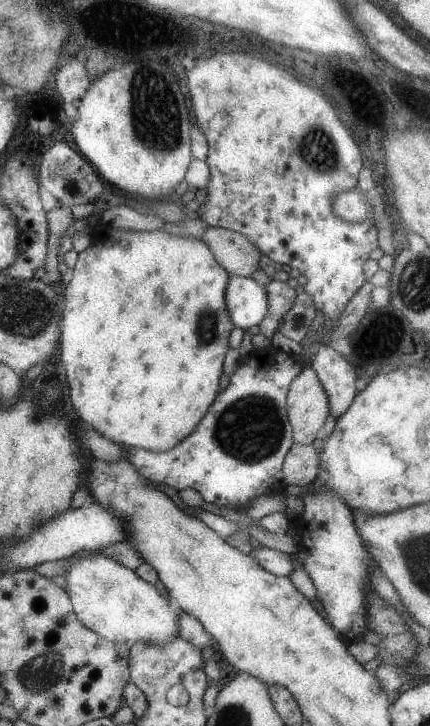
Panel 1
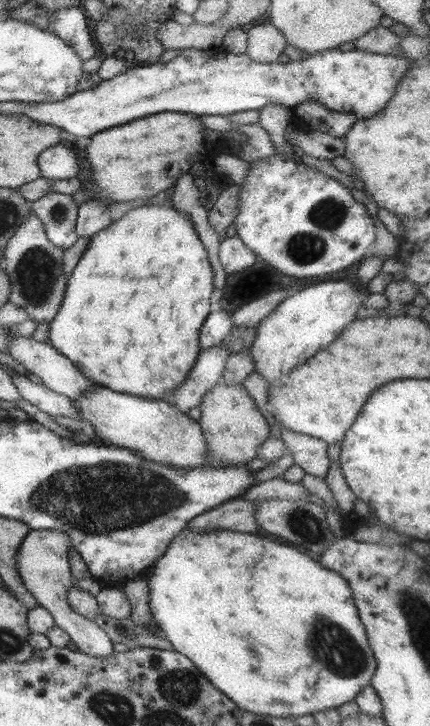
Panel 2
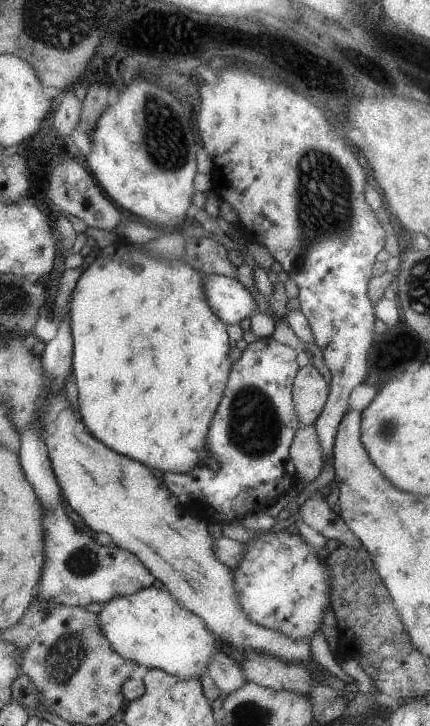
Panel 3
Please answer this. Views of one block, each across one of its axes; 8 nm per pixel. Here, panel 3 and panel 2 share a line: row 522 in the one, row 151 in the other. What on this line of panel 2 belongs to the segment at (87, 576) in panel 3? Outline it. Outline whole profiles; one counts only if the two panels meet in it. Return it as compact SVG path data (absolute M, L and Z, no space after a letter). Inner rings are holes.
M59 143L42 151L38 157L41 176L53 180L68 180L68 178L77 177L80 166L70 149Z

